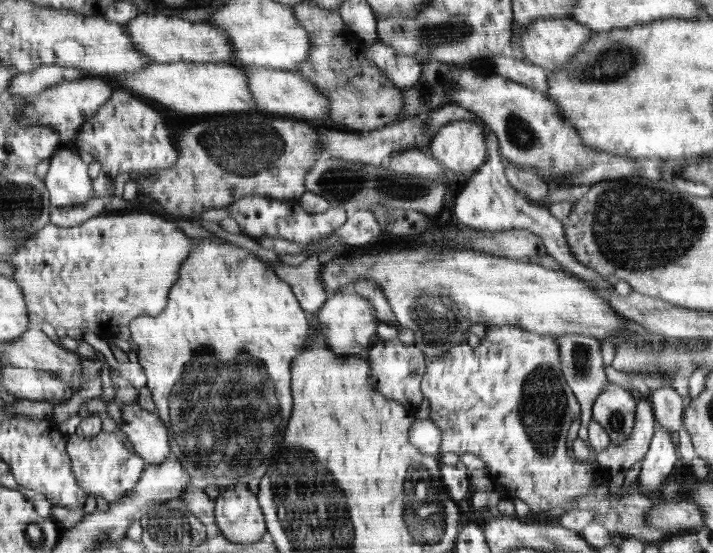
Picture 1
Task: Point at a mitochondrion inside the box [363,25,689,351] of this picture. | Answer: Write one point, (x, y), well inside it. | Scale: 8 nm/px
(612, 64)

